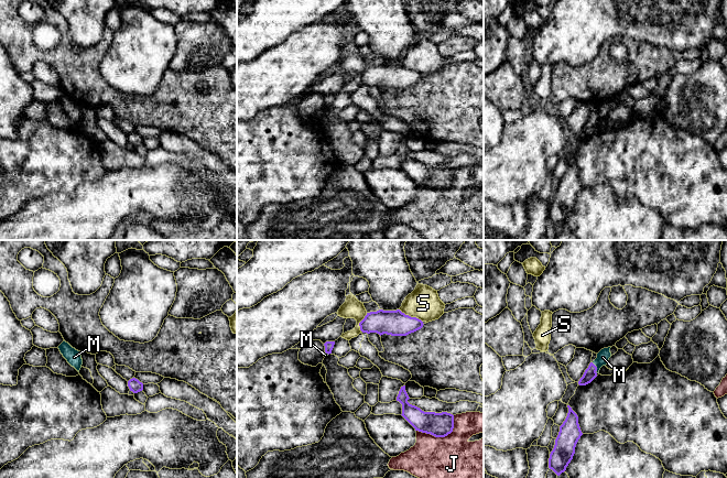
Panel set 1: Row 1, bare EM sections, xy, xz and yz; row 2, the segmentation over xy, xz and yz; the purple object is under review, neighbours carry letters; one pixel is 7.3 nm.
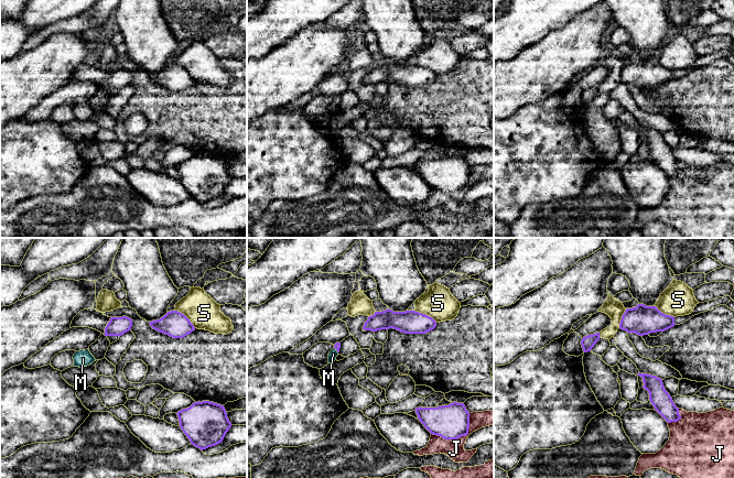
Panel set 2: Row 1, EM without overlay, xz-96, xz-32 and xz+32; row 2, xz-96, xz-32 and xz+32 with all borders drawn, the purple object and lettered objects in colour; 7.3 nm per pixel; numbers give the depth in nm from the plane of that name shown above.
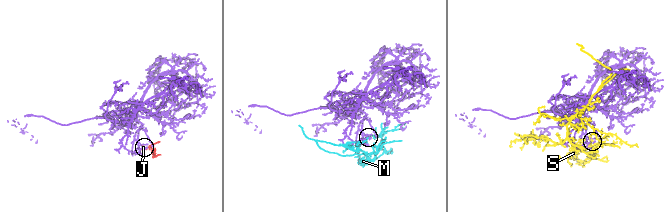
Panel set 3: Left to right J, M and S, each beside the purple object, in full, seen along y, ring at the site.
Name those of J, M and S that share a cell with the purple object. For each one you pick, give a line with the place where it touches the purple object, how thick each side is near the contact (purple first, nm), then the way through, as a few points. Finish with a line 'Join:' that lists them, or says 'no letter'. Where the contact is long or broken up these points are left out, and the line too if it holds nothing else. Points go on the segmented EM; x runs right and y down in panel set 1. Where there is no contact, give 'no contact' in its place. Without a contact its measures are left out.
Join: no letter

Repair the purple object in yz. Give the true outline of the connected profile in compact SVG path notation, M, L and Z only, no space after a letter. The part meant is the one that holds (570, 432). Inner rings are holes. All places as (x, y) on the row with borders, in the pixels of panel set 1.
M567 405L567 408L567 416L560 426L554 448L549 458L549 468L552 469L557 476L566 470L566 467L575 454L576 444L583 435L578 424L577 414L569 405Z

